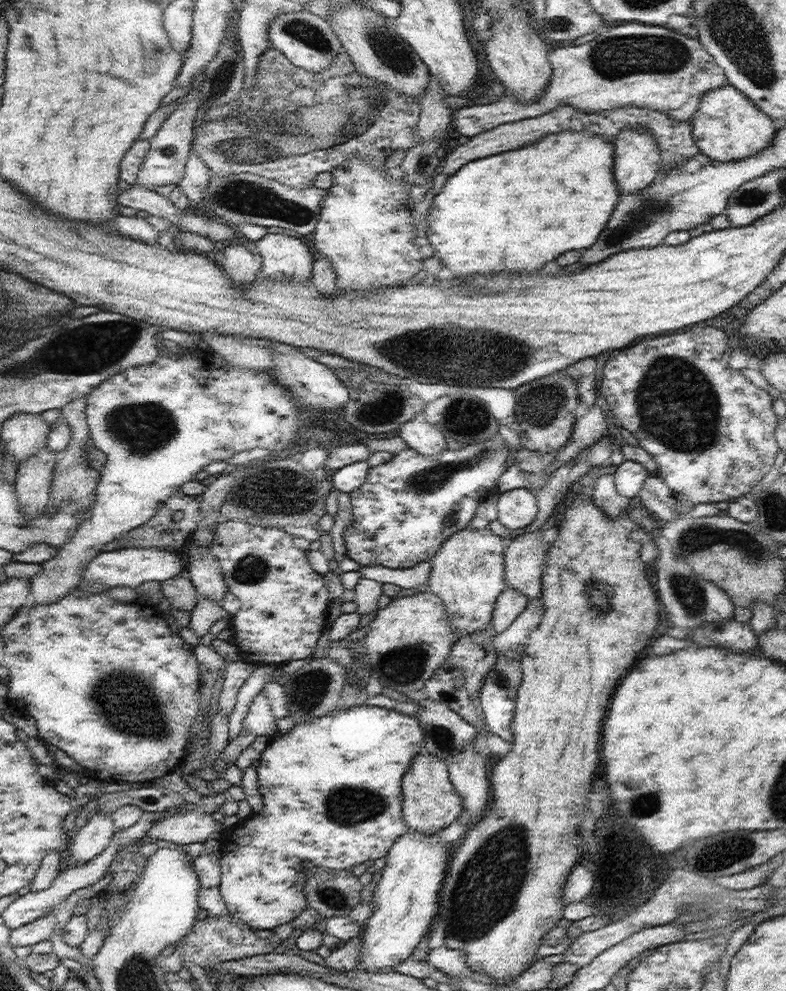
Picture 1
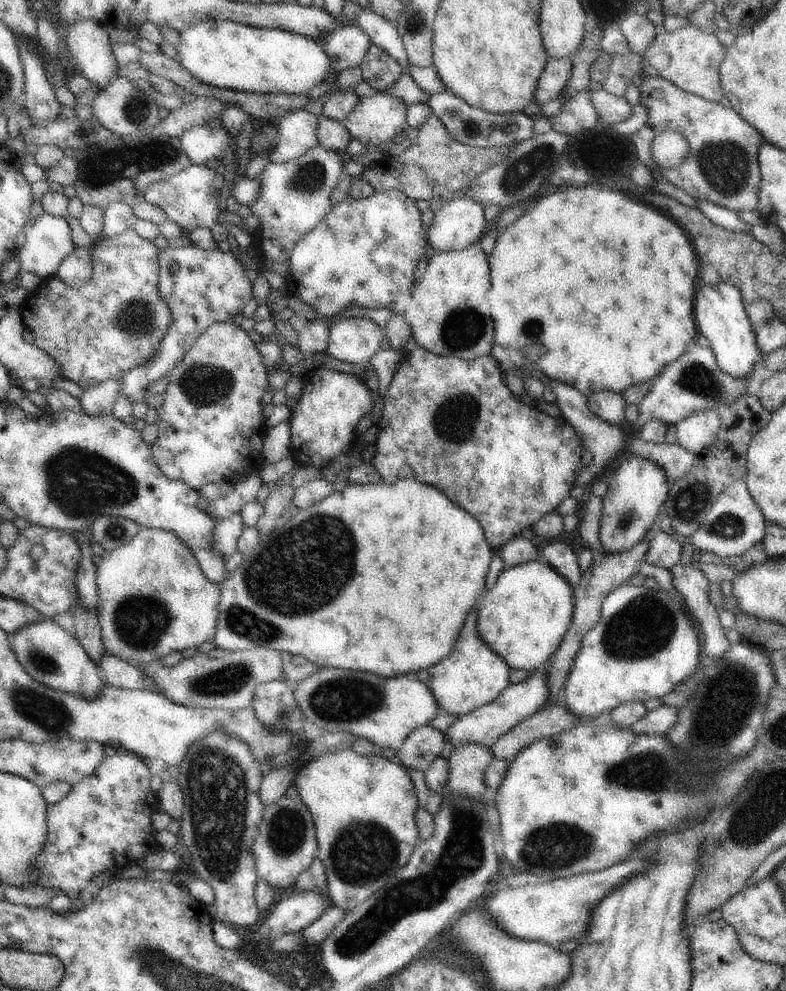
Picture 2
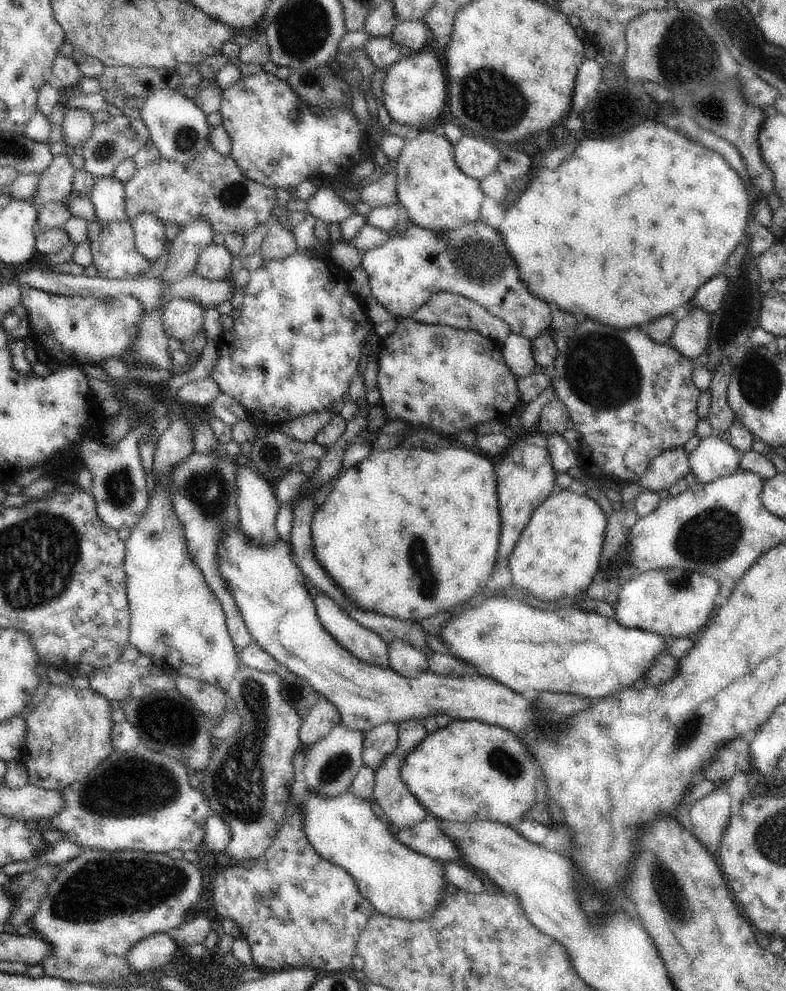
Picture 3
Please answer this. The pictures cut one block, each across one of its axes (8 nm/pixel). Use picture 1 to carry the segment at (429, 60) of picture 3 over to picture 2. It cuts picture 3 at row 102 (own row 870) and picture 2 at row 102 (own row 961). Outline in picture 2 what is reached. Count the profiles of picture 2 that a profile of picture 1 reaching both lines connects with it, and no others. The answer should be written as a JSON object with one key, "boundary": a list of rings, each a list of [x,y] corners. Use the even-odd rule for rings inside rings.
{"boundary":[[[378,92],[376,96],[359,100],[344,125],[352,140],[358,140],[367,149],[377,149],[403,132],[407,108],[399,97]]]}

